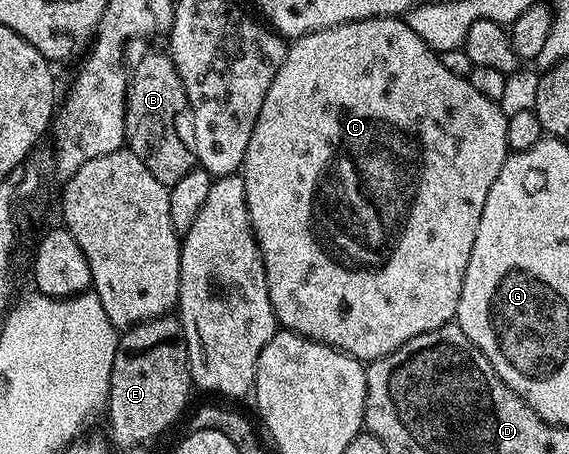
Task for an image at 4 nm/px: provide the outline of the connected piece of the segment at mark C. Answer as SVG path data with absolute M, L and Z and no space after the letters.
M403 17L367 18L366 20L343 22L337 26L303 34L300 38L295 39L289 45L286 52L286 60L282 60L282 68L278 68L274 80L270 80L270 89L266 92L266 100L262 100L262 108L258 111L258 120L254 124L254 132L250 132L250 144L246 144L246 156L242 167L246 208L248 209L256 243L260 249L262 264L266 268L266 288L270 292L270 304L274 308L274 316L277 323L283 329L292 330L304 338L321 342L327 346L333 346L335 350L349 354L352 358L359 358L365 364L394 352L399 346L406 344L406 340L410 340L422 332L430 332L434 328L442 328L449 325L456 317L458 300L462 296L462 284L466 276L466 264L470 264L470 252L474 248L474 236L478 232L478 220L482 220L482 208L486 208L486 196L490 196L490 184L494 184L494 180L498 180L498 172L510 153L506 144L507 123L508 115L502 112L500 103L494 100L486 100L486 96L481 96L468 83L467 78L454 76L454 72L446 69L442 65L439 53L430 49L426 44L426 40L422 40L418 36L418 32L414 32L414 28L410 28Z

